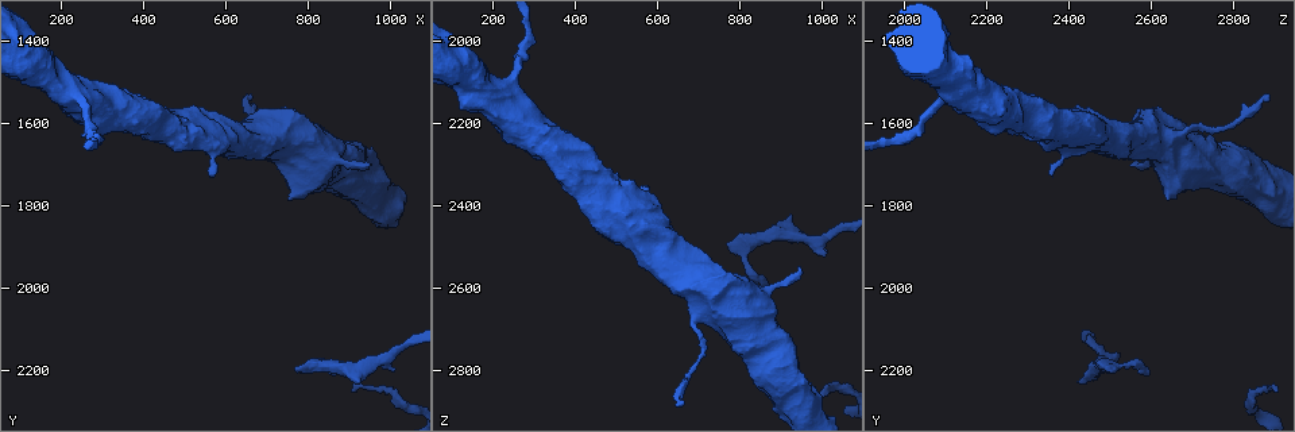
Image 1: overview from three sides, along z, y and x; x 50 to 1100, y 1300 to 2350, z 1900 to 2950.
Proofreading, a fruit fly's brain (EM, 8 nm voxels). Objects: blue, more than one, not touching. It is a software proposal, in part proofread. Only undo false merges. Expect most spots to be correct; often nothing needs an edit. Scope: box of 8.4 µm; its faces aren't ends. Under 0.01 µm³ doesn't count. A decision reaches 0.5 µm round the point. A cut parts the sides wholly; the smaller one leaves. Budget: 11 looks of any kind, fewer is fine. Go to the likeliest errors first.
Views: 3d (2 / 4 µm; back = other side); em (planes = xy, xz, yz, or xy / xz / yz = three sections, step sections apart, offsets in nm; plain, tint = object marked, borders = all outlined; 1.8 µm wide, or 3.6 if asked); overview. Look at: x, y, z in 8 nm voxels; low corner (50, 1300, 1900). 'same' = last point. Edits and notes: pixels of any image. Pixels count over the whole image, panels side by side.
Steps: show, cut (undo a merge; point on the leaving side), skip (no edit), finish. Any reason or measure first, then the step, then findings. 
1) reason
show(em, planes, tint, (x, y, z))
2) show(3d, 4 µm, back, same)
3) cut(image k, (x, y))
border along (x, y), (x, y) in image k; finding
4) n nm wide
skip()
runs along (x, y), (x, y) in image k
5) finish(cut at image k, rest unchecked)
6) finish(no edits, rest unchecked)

sharp bend
show(em, planes, tint, (810, 2195, 2545))

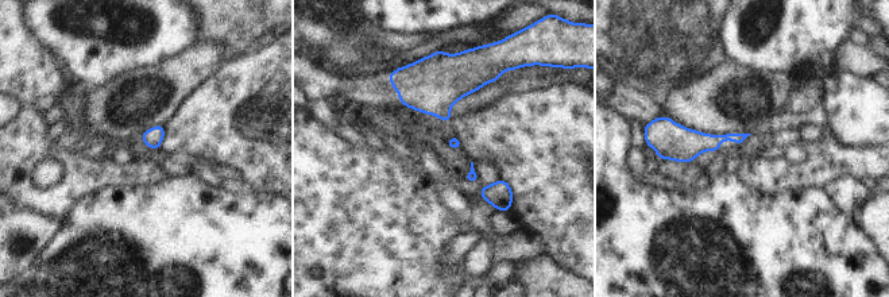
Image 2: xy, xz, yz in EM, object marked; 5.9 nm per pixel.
skip()
continuous, no second cell

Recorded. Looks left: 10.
sharp bend
show(em, 3.6 µm, xz, step 8, tint, (770, 1650, 2630))

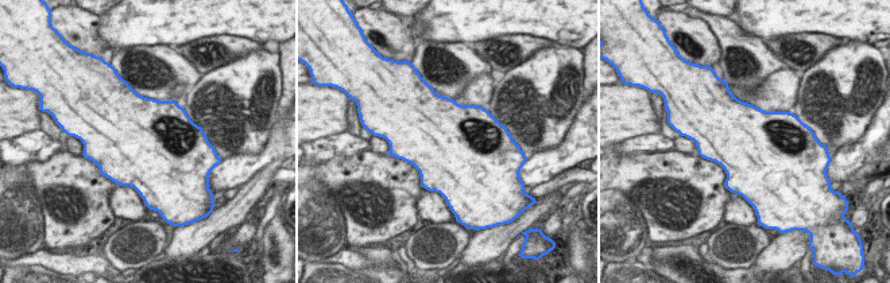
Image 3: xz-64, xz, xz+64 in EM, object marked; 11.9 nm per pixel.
show(em, 3.6 µm, planes, borders, same)

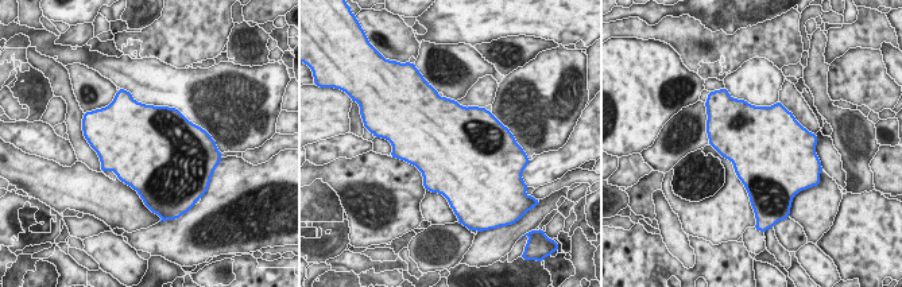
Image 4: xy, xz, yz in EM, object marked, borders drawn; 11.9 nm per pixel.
900 nm wide
skip()
all the same cell

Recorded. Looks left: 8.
sudden change in width
show(em, 3.6 µm, planes, tint, (250, 1545, 2135))

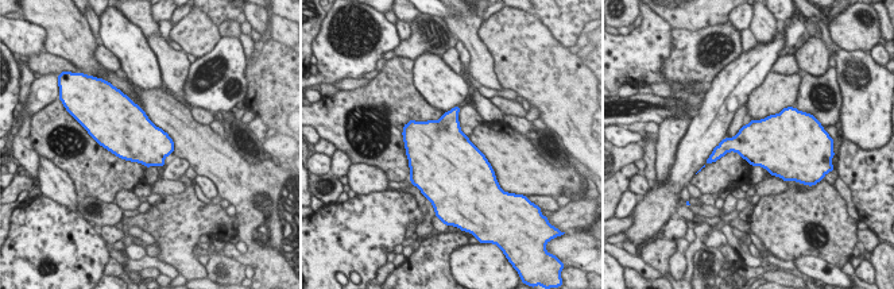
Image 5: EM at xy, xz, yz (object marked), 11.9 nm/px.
skip()
one cell here

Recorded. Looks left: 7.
sudden change in width
show(3d, 4 µm, back, (545, 1615, 2455))

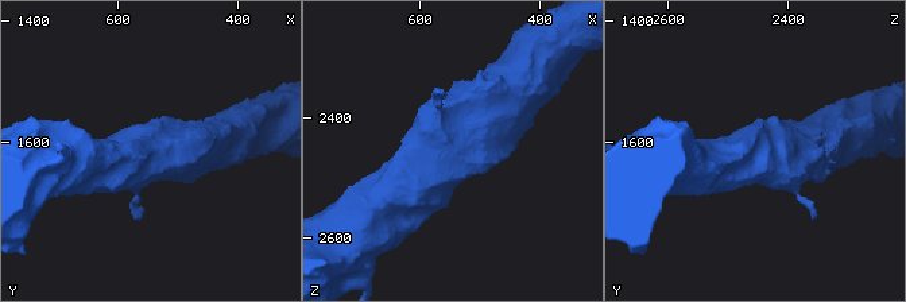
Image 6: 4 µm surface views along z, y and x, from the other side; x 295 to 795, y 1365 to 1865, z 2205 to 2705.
show(em, 3.6 µm, yz, step 8, tint, (545, 1620, 2450))

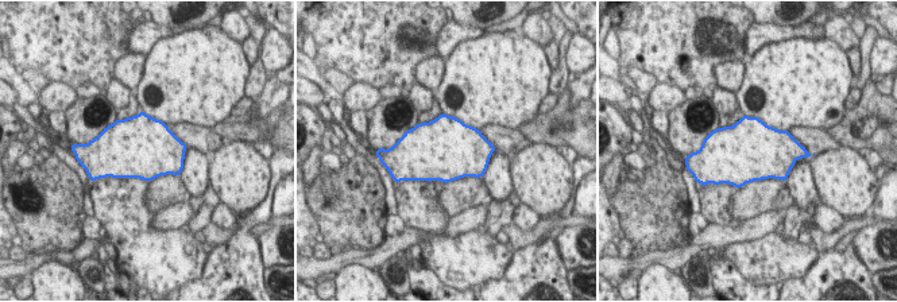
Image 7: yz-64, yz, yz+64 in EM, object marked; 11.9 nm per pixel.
show(em, 3.6 µm, planes, borders, same)

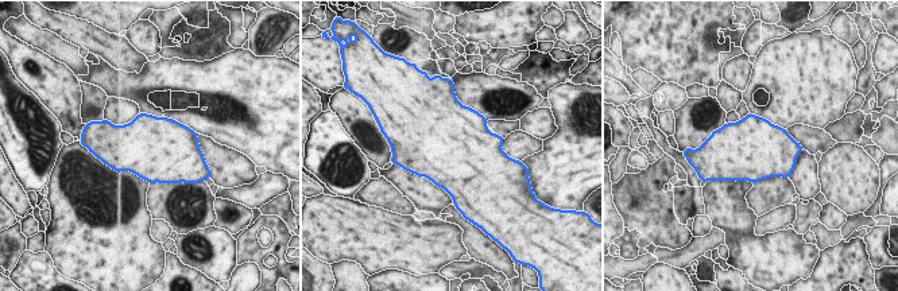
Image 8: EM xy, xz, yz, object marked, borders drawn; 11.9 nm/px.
skip()
one cell here

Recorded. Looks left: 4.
finish(no edits, rest unchecked)

